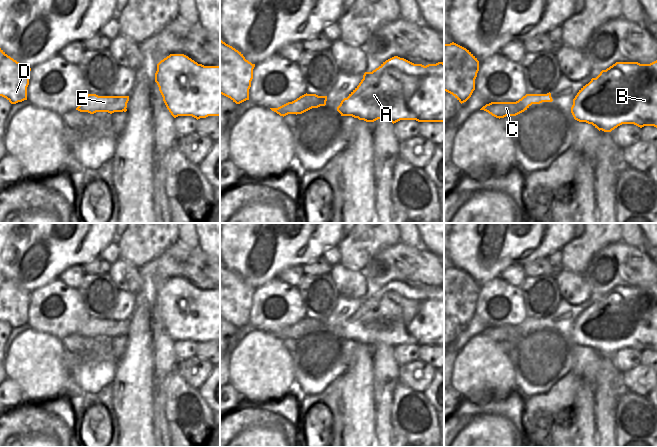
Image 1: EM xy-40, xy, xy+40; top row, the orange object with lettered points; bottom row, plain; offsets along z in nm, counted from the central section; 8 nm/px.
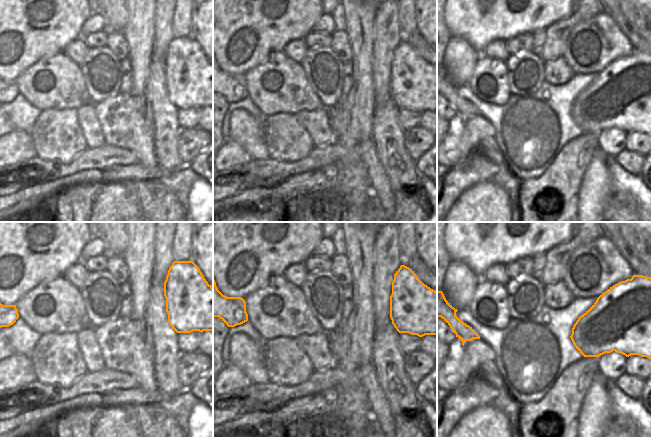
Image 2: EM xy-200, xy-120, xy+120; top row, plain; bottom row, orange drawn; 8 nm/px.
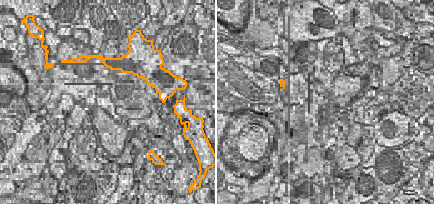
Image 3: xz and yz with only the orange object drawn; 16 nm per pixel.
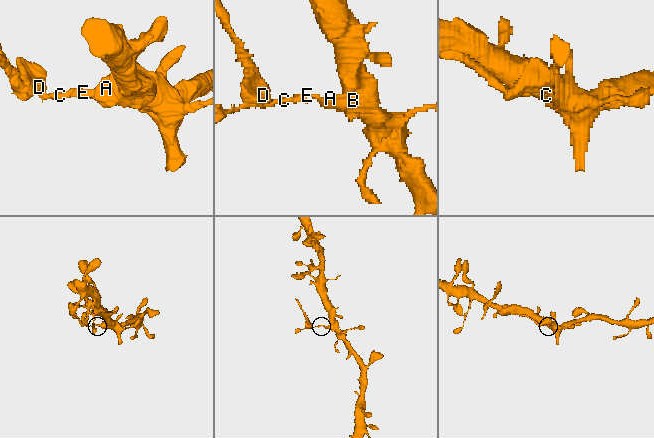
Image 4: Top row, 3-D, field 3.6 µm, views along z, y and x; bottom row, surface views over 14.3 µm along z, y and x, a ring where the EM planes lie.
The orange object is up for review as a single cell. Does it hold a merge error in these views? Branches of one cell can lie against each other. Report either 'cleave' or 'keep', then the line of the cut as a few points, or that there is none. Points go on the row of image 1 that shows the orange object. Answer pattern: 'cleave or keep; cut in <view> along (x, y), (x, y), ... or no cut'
cleave; cut in xy along (347, 98), (341, 107), (340, 113)

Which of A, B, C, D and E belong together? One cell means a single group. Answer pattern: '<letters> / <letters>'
A B / C D E

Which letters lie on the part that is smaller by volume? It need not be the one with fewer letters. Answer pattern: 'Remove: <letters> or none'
Remove: C, D, E.

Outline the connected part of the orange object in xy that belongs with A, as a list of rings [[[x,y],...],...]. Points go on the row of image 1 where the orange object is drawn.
[[[394,56],[372,72],[365,72],[359,85],[349,94],[341,116],[352,116],[366,122],[378,119],[392,122],[444,122],[444,63],[414,64]]]

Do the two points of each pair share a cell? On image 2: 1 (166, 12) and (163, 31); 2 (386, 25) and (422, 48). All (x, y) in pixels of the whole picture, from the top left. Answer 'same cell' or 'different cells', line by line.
1: same cell
2: different cells

